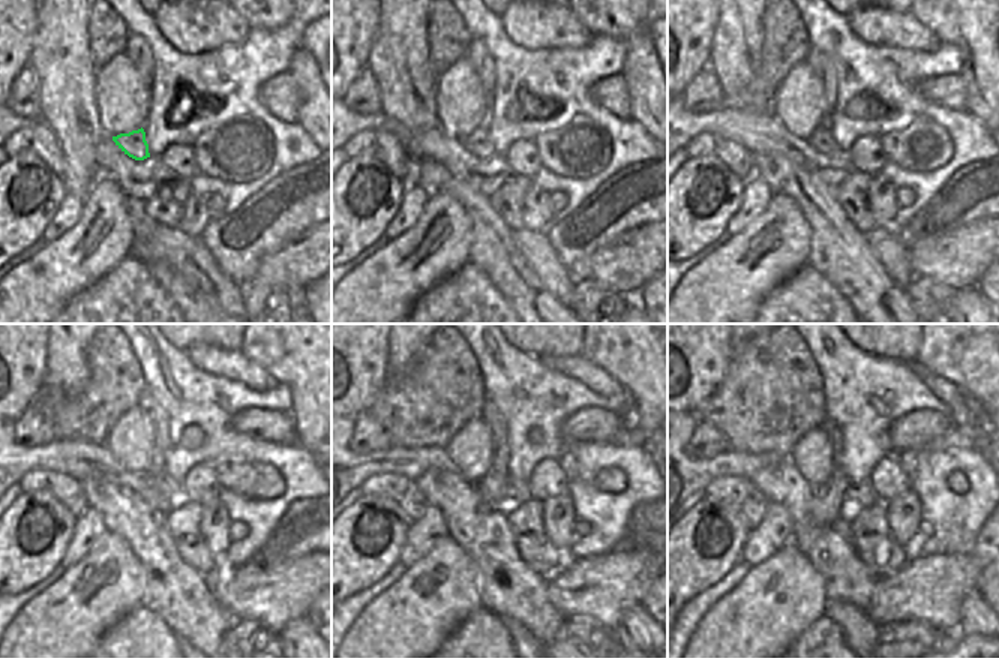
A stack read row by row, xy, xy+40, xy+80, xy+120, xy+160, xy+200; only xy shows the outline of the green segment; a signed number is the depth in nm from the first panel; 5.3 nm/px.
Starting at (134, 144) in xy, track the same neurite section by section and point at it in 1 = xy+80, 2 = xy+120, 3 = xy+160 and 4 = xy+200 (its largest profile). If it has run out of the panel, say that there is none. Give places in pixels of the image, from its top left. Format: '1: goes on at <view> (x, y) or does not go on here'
1: goes on at xy+80 (822, 141)
2: goes on at xy+120 (168, 489)
3: goes on at xy+160 (518, 492)
4: goes on at xy+200 (858, 493)

